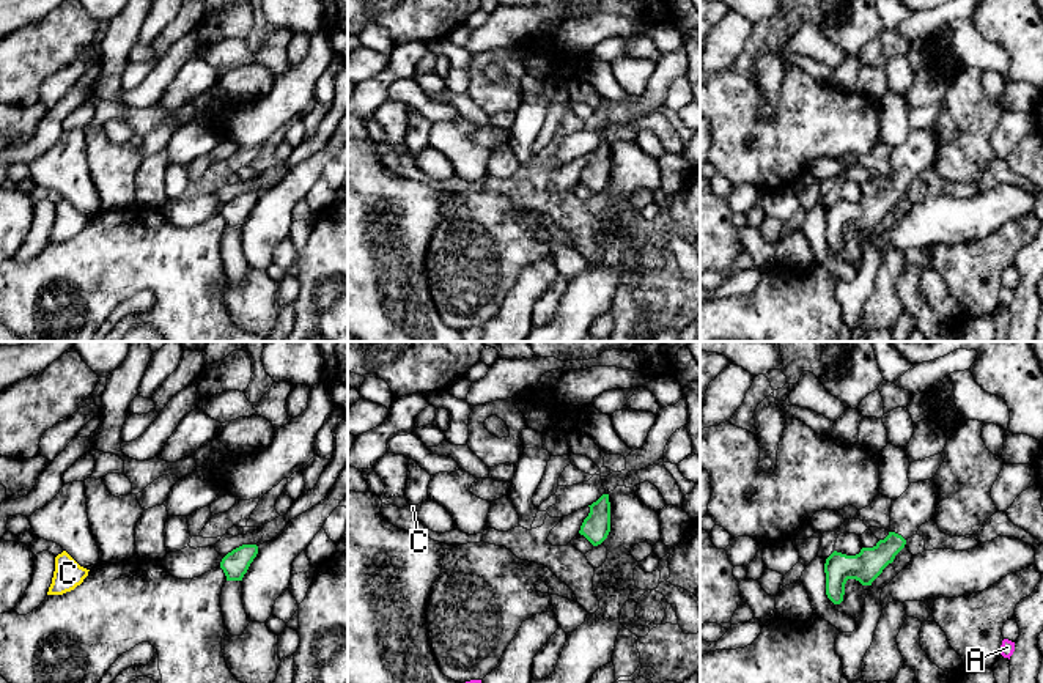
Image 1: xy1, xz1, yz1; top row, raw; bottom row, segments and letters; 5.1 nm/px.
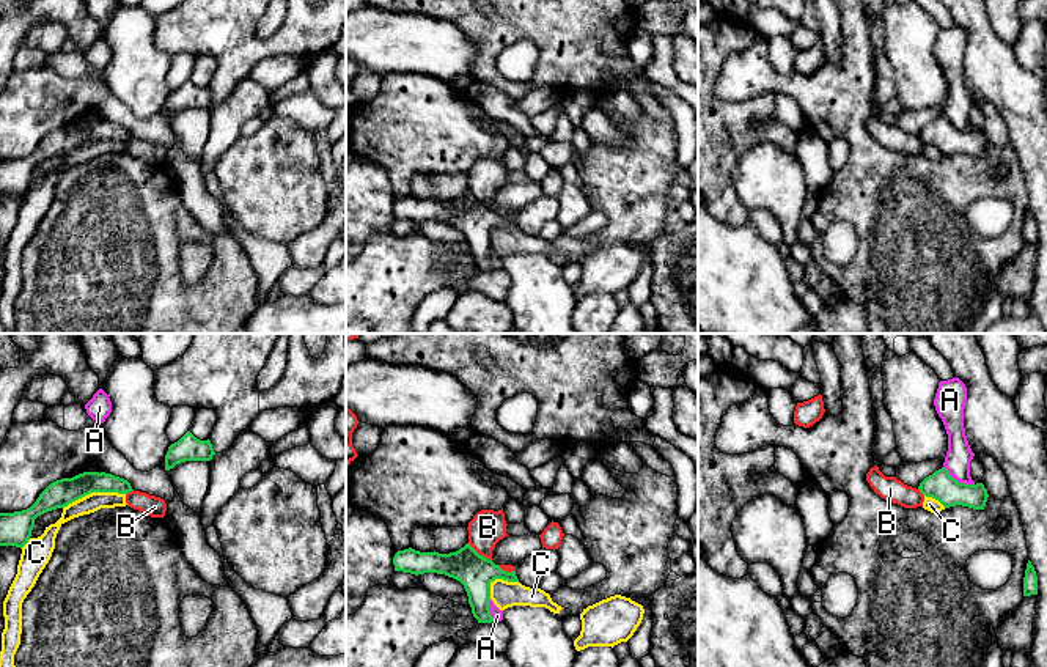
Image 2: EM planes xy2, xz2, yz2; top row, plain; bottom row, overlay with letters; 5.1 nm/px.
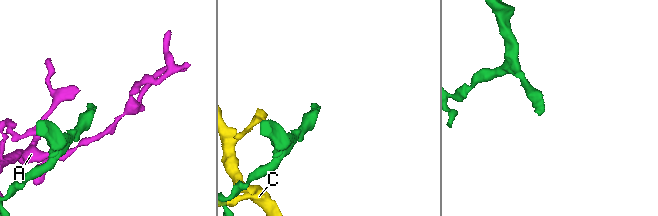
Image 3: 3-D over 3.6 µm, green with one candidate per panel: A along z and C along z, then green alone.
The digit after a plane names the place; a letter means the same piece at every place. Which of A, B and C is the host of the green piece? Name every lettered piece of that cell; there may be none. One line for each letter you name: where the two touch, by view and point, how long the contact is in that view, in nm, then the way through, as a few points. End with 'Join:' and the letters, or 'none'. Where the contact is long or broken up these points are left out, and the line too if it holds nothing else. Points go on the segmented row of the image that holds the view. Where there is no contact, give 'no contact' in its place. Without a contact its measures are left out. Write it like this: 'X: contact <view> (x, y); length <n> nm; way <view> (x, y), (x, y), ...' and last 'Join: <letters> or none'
Join: none

